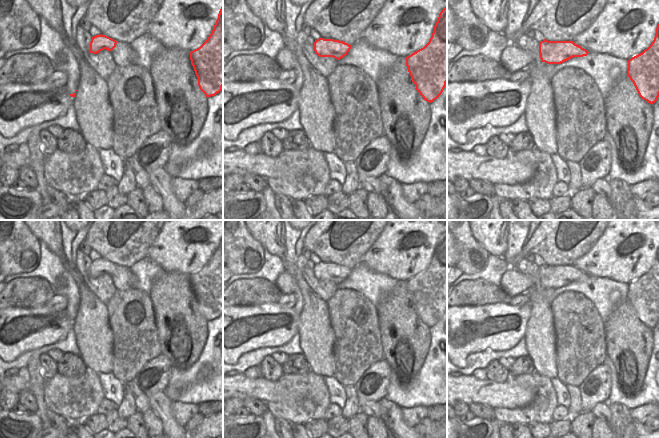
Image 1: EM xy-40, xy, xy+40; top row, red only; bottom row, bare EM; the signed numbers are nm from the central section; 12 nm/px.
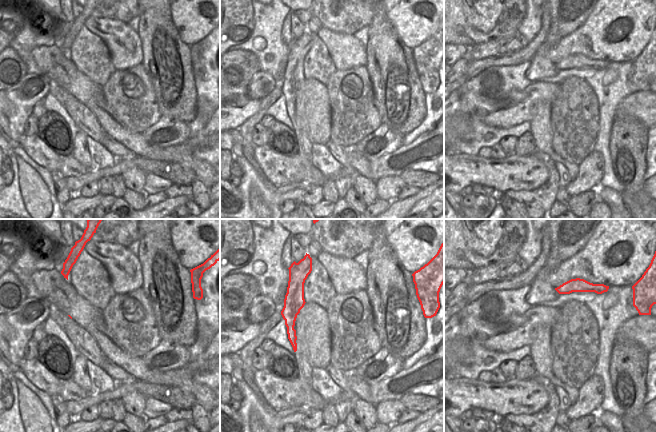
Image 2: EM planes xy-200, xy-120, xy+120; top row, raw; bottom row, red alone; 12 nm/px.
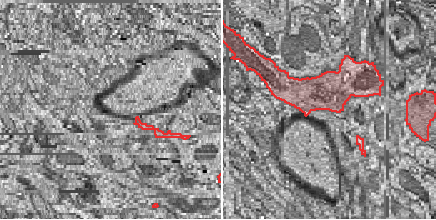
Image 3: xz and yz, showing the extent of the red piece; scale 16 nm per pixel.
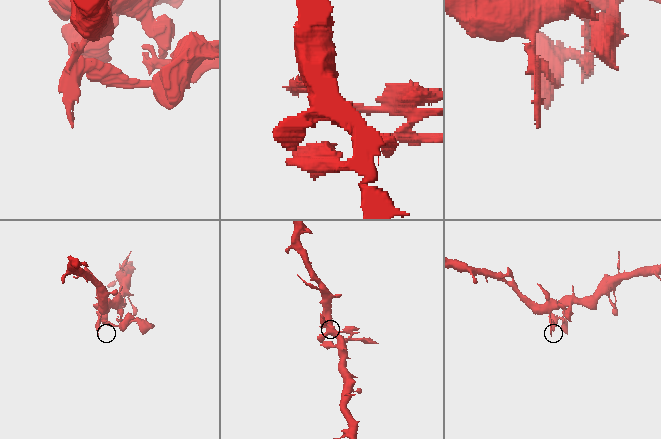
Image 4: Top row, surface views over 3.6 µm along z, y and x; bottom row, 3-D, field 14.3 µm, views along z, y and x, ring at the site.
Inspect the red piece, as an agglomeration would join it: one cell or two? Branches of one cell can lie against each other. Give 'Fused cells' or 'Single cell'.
Fused cells

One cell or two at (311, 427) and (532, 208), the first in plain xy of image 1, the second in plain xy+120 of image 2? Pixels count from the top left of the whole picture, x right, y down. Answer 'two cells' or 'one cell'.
one cell

